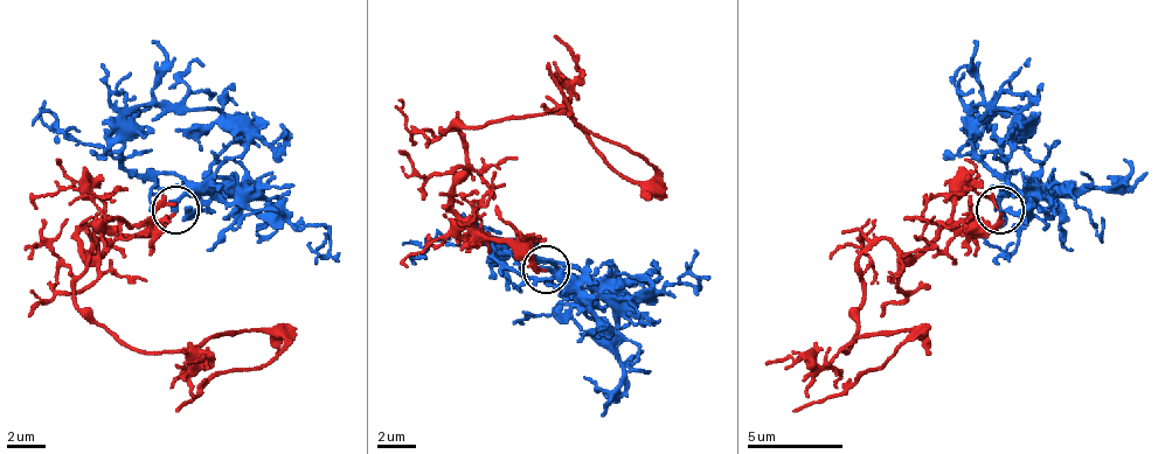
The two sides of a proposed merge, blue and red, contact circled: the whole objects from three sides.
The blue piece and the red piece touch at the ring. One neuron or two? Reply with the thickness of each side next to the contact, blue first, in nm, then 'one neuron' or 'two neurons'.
280 nm thick on the blue side, 220 nm on the other; one neuron

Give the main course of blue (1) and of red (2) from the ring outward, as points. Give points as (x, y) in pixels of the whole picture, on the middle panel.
1: (545, 267), (588, 277), (611, 267), (593, 297), (568, 272), (554, 277), (563, 297), (573, 297)
2: (545, 267), (449, 205), (469, 153), (459, 130), (444, 134), (559, 111), (563, 77), (568, 111), (621, 148)

